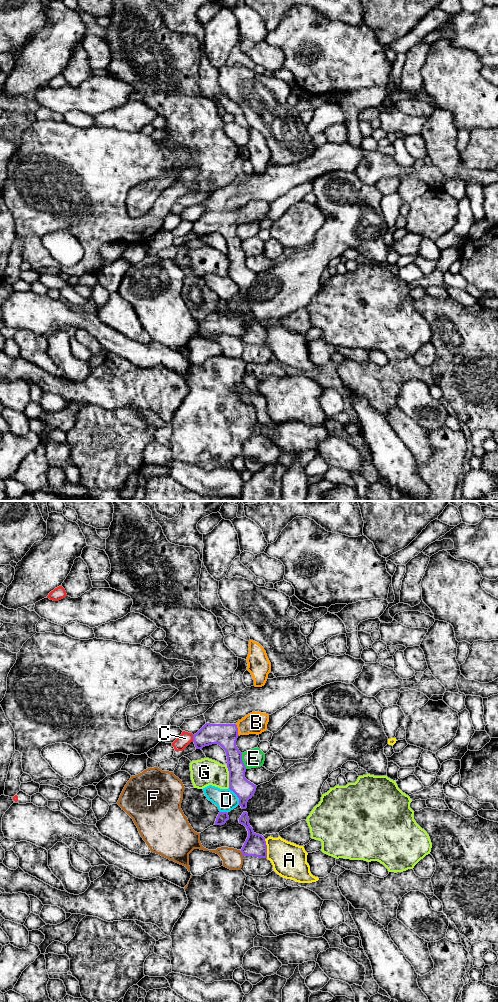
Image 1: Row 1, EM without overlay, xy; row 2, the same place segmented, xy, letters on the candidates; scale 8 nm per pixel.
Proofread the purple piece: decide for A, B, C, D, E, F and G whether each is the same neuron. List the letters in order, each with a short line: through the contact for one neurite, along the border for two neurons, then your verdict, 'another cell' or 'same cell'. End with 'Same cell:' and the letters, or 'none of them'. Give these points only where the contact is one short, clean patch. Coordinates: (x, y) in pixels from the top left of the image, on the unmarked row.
A: another cell
B: xy (225, 223), (237, 218), (256, 210) | same cell
C: xy (192, 223), (193, 229) | another cell
D: xy (228, 276), (236, 283), (239, 292) | another cell
E: xy (241, 241), (241, 247), (246, 256) | another cell
F: another cell
G: another cell
Same cell: B

